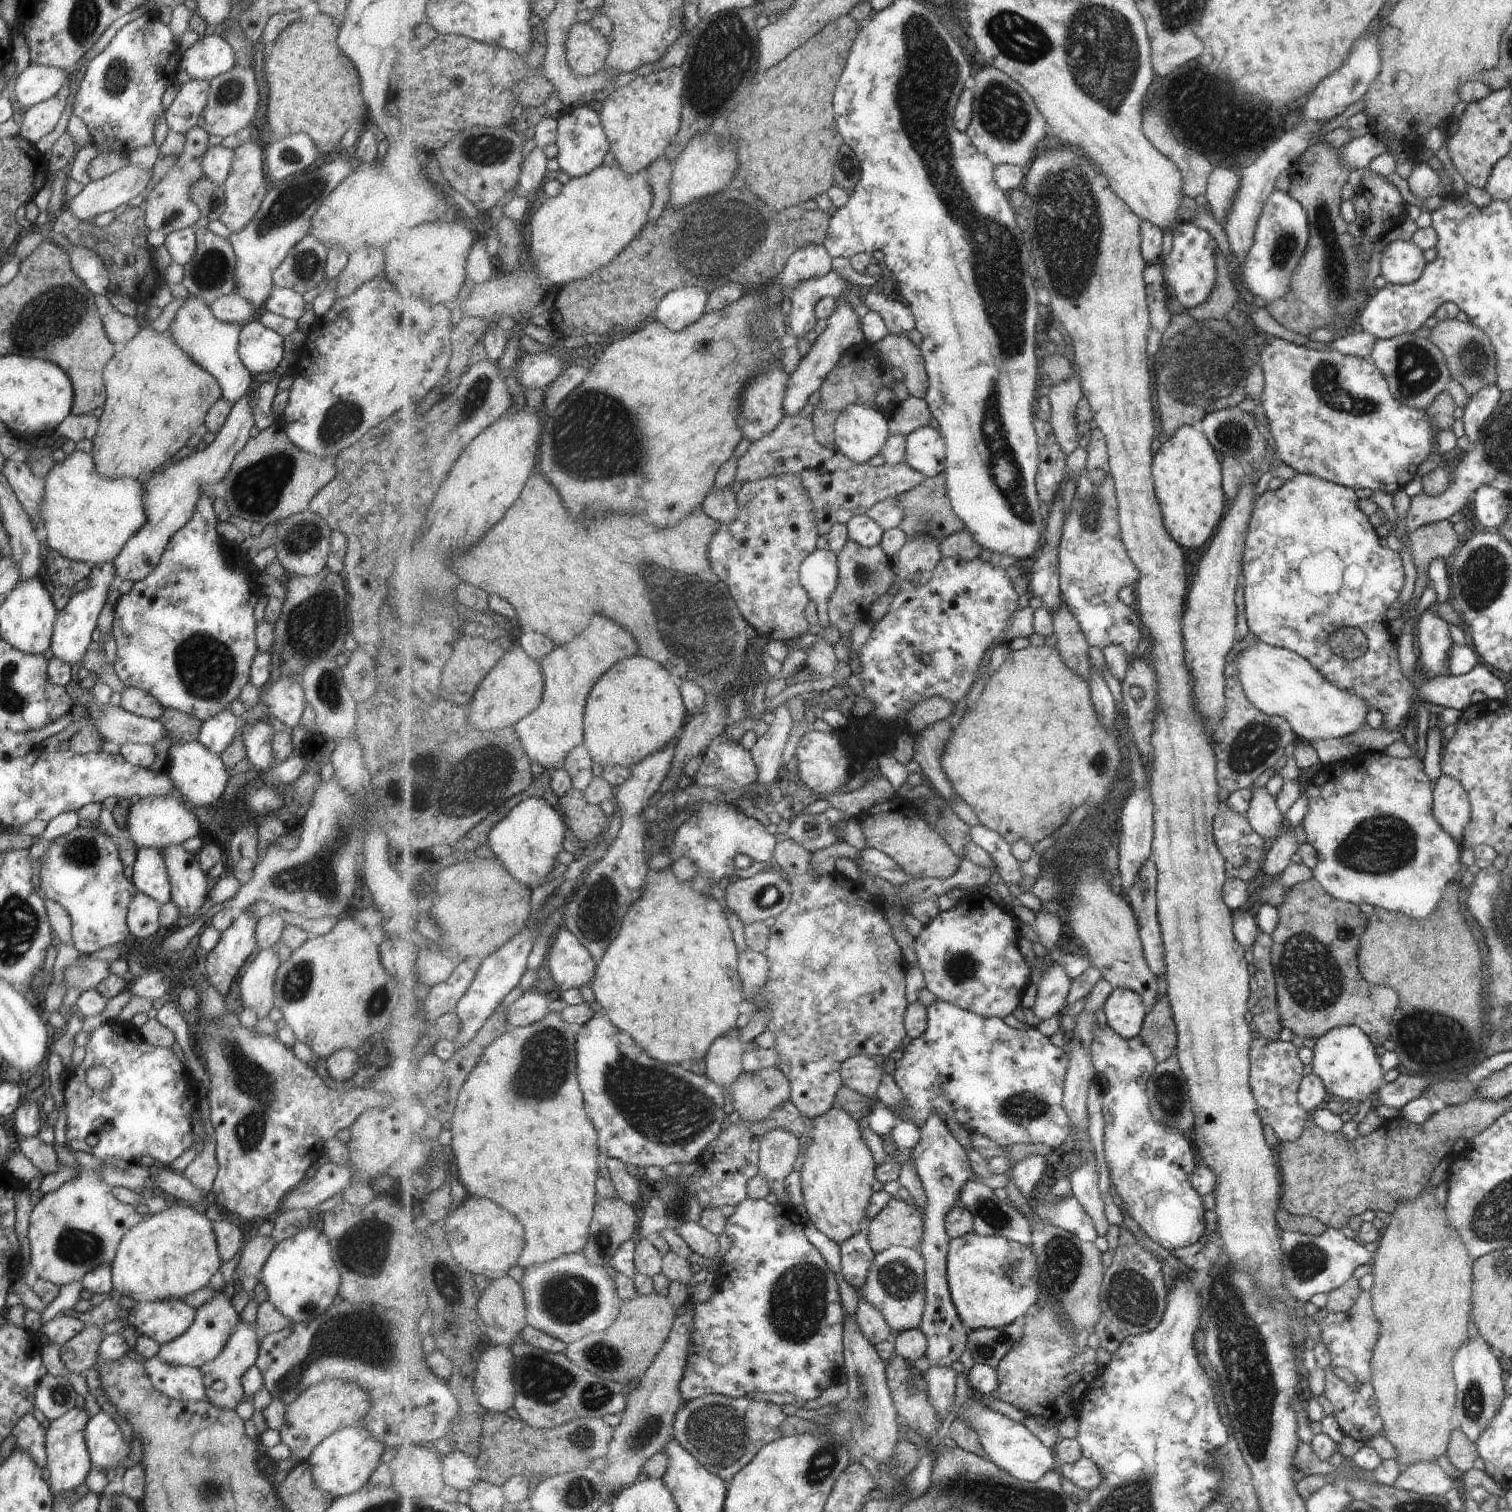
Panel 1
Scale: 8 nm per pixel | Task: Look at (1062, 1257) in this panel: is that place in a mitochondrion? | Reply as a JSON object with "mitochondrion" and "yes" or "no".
{"mitochondrion":"yes"}

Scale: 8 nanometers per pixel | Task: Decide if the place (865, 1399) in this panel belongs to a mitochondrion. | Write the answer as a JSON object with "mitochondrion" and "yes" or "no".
{"mitochondrion":"yes"}

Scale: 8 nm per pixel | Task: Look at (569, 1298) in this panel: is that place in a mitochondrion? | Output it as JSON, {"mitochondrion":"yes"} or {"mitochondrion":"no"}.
{"mitochondrion":"yes"}

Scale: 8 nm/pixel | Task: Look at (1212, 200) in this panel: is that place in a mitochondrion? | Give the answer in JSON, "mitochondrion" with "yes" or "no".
{"mitochondrion":"no"}

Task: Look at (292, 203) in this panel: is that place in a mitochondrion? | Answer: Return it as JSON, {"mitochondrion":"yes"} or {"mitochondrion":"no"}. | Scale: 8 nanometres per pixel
{"mitochondrion":"yes"}

